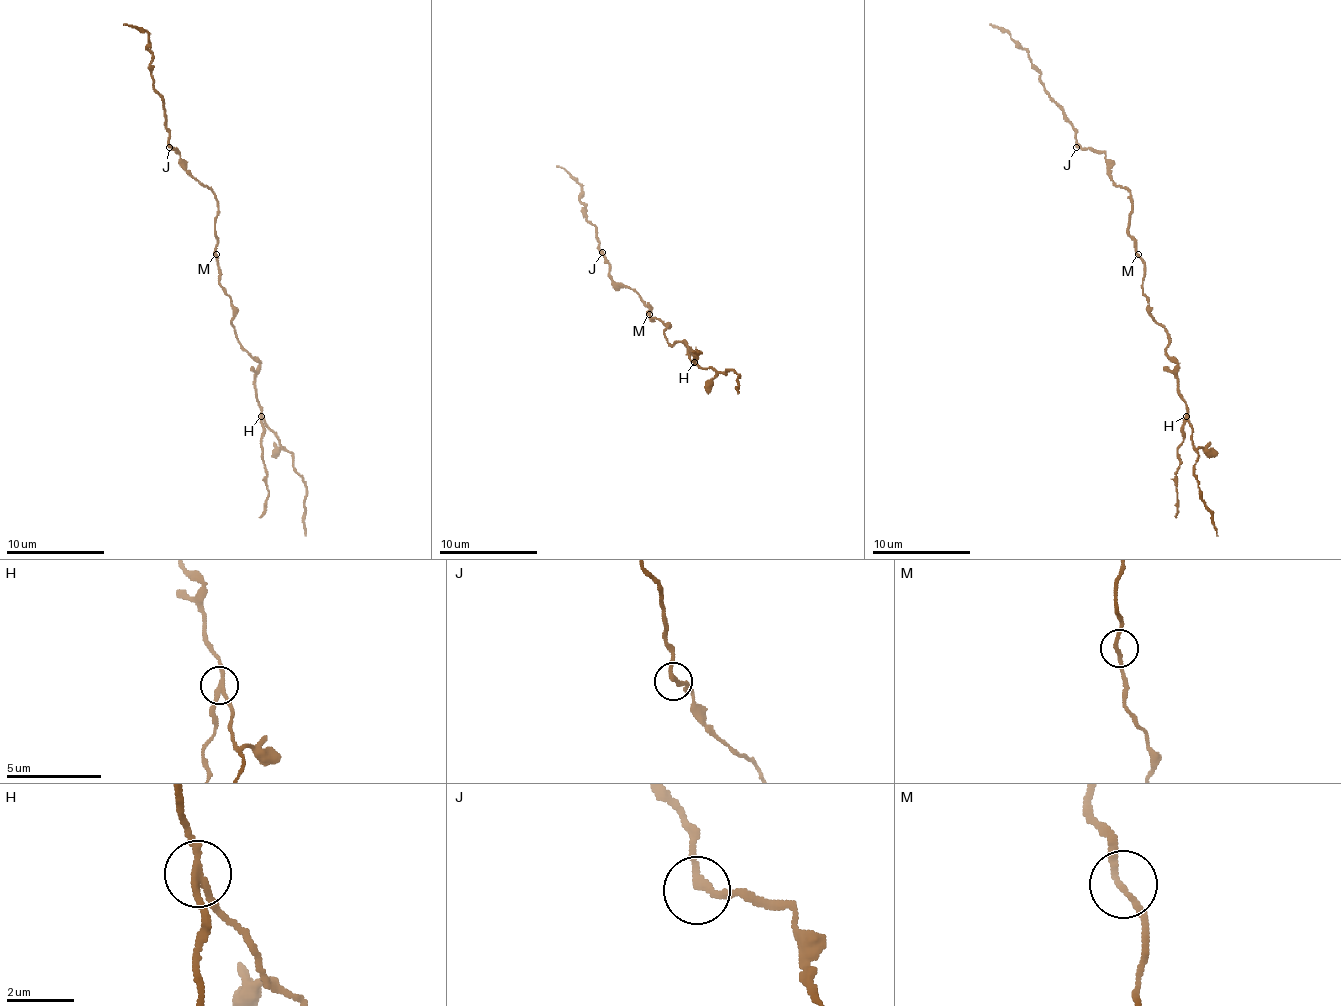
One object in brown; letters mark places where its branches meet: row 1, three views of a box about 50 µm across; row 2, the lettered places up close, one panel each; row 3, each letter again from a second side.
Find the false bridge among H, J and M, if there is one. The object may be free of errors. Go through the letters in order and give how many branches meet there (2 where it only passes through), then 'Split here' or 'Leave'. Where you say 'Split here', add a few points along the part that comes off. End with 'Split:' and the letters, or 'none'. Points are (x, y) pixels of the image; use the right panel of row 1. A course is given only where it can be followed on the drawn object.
H: Branches: 3. Split here. Course of the part to remove: (1185, 416), (1182, 441), (1178, 449), (1175, 518)
J: Branches: 2. Leave
M: Branches: 2. Leave
Split: H

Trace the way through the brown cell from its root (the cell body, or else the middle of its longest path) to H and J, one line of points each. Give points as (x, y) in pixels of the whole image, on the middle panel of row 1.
H: (649, 314), (652, 319), (659, 319), (667, 326), (667, 341), (681, 341), (691, 351), (689, 358), (694, 361)
J: (649, 314), (647, 304), (652, 307), (632, 289), (620, 287), (610, 280), (610, 262), (602, 252)

